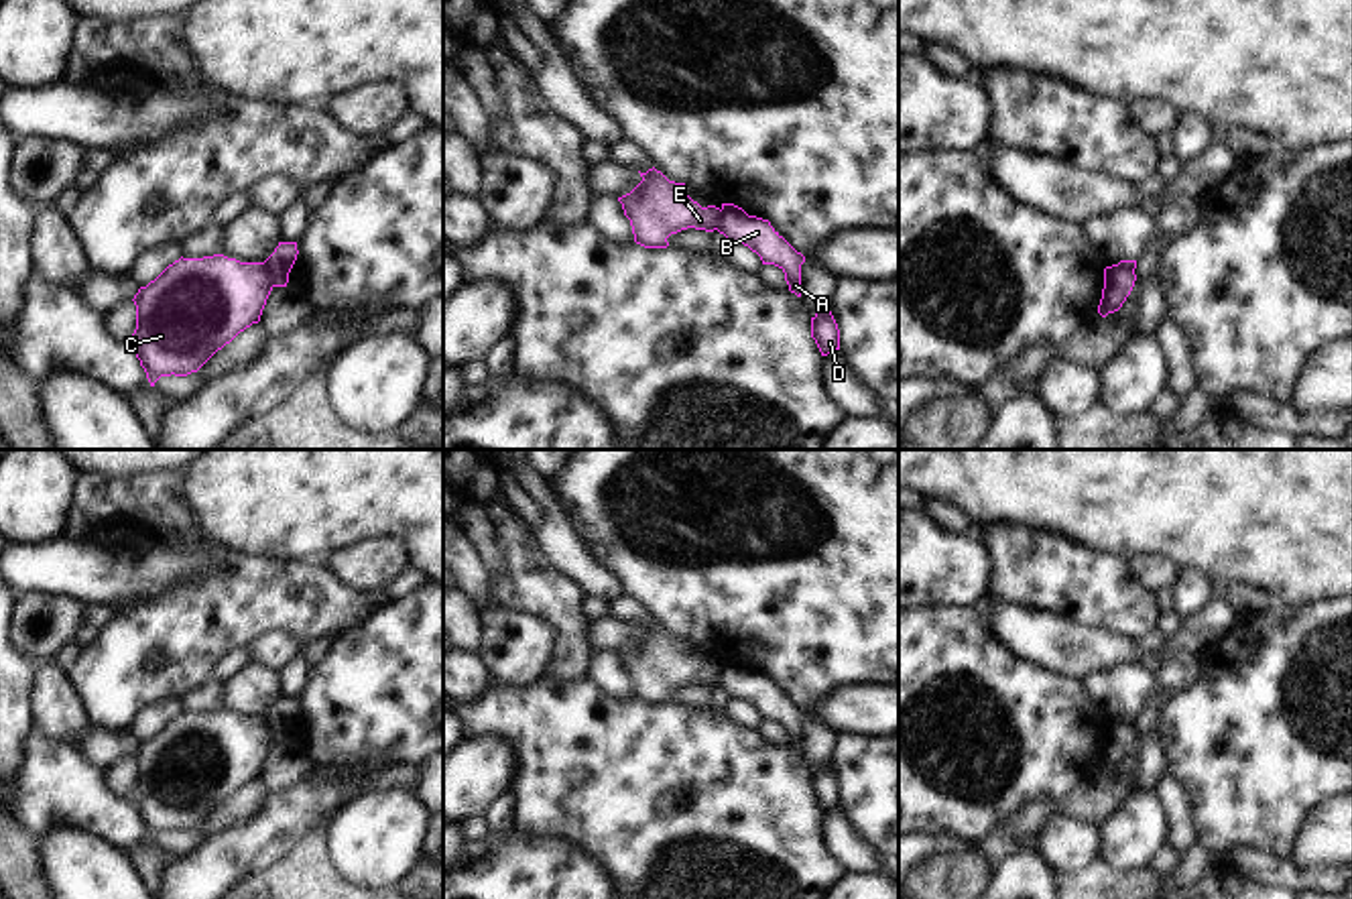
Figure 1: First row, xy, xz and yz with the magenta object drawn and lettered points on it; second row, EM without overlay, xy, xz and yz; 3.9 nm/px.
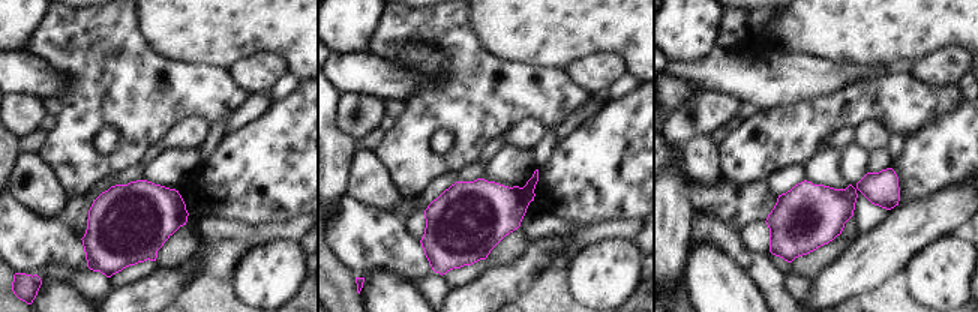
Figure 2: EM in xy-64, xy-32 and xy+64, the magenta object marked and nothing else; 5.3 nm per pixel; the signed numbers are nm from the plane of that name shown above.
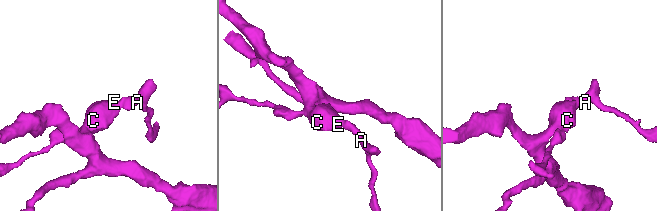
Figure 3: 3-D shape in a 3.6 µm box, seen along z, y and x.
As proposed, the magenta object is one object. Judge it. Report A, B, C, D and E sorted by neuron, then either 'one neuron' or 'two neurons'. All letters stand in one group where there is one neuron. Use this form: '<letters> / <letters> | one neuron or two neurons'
A B D / C E | two neurons

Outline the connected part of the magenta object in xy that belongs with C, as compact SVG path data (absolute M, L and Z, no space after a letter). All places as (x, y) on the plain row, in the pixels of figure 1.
M224 710L179 714L134 751L136 785L130 803L140 816L150 842L161 832L197 828L240 787L260 777L272 736L262 718L240 718Z

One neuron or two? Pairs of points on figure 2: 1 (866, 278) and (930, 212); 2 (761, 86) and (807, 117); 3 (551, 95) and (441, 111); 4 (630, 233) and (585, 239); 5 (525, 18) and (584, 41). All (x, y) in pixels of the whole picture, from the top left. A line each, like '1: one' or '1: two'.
1: one
2: two
3: one
4: one
5: one

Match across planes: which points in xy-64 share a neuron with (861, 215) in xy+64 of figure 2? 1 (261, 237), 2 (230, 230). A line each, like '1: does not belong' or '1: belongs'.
1: belongs
2: belongs

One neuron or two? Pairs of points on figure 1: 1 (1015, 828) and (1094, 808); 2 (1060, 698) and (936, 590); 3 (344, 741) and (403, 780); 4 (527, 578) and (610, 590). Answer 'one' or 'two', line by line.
1: one
2: two
3: two
4: two

